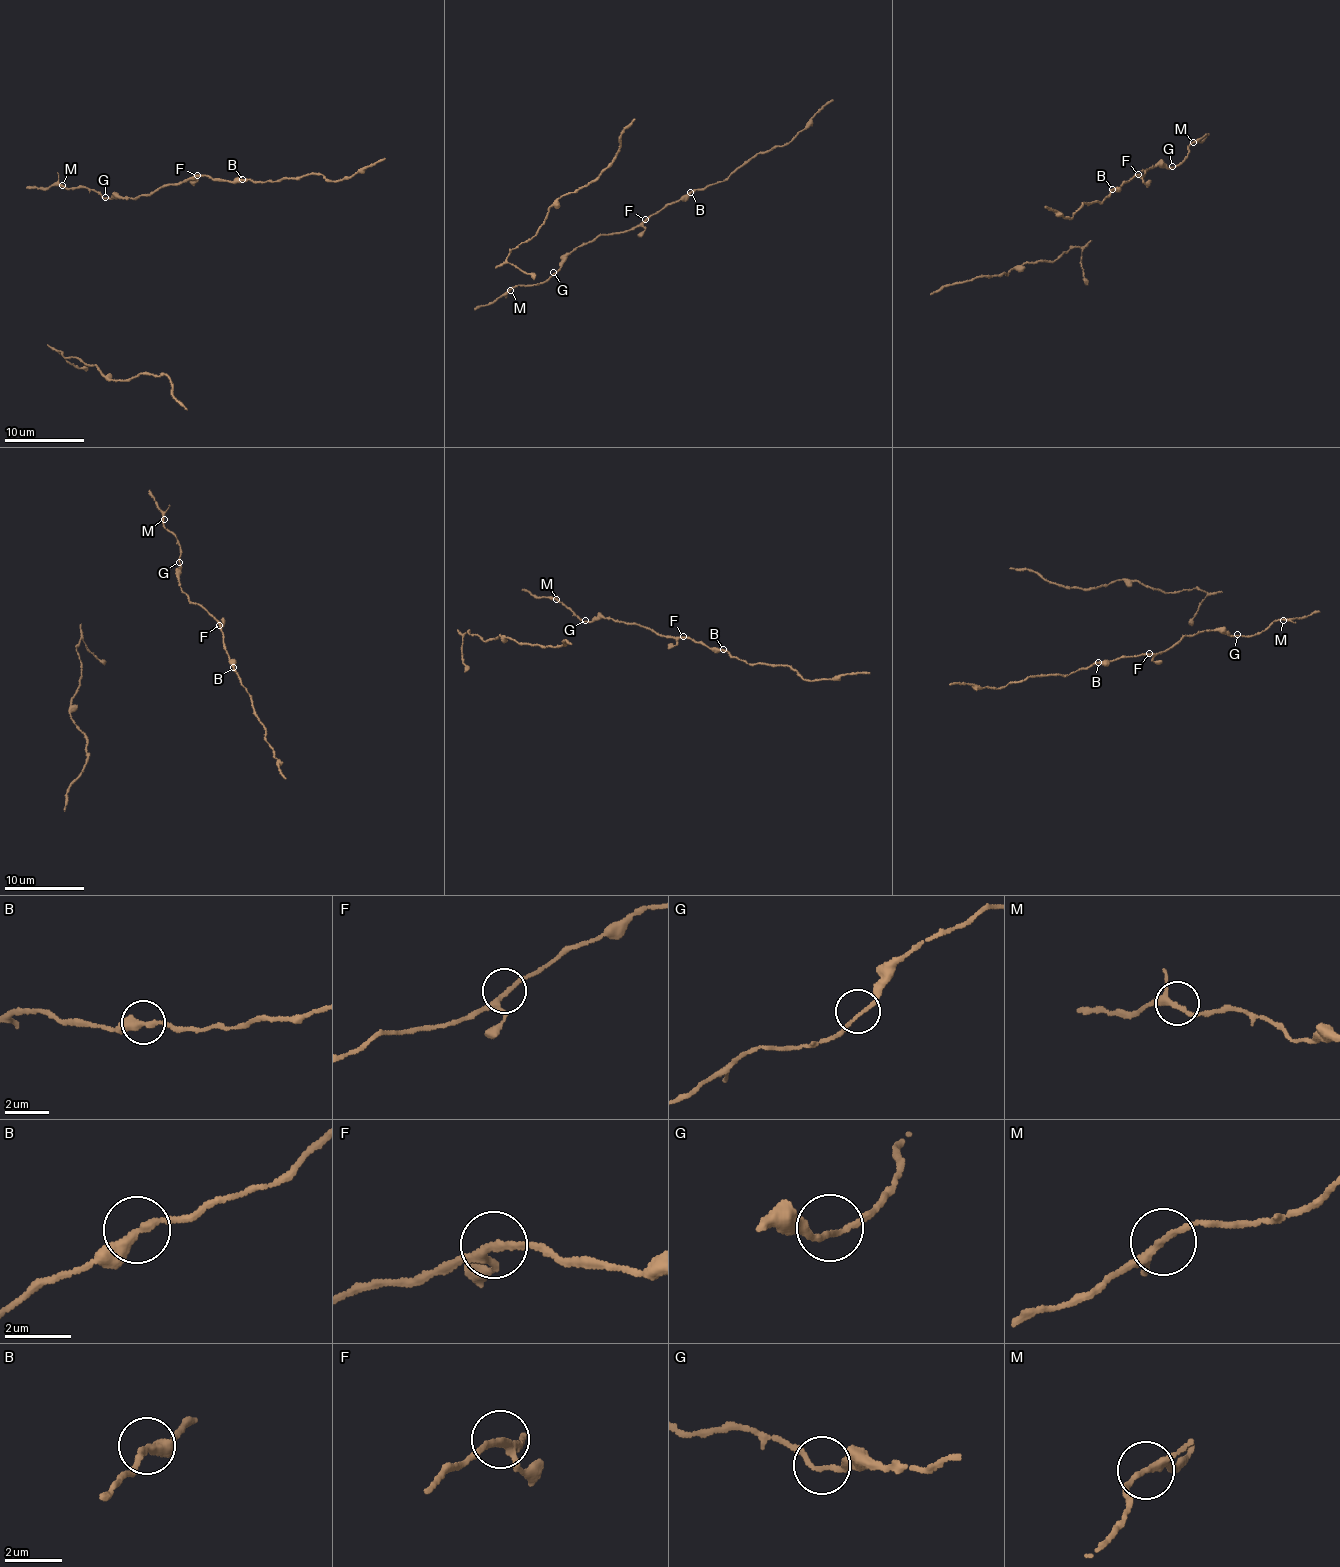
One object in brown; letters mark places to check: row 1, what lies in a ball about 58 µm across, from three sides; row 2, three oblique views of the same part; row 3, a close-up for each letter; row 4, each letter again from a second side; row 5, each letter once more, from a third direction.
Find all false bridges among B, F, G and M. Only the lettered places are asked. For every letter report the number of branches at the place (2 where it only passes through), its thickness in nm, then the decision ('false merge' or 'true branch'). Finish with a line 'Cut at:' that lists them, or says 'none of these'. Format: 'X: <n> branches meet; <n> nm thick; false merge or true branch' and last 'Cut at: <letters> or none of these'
B: 2 branches meet; 320 nm thick; true branch
F: 3 branches meet; 200 nm thick; true branch
G: 2 branches meet; 150 nm thick; true branch
M: 3 branches meet; 190 nm thick; true branch
Cut at: none of these

